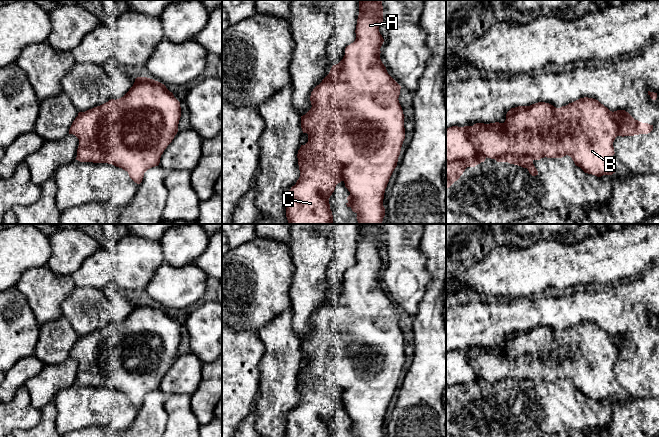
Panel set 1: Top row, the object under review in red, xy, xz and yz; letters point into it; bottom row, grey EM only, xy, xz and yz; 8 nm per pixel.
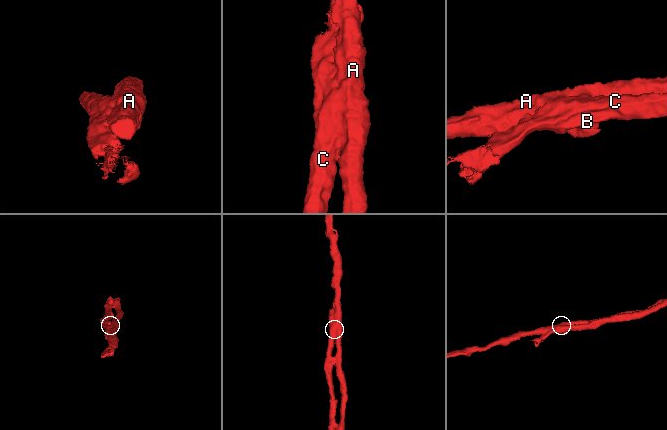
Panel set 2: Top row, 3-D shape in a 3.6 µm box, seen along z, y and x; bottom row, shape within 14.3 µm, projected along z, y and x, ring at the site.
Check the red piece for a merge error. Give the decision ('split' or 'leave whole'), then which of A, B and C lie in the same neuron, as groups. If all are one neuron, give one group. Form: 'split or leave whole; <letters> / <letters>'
split; A B / C

